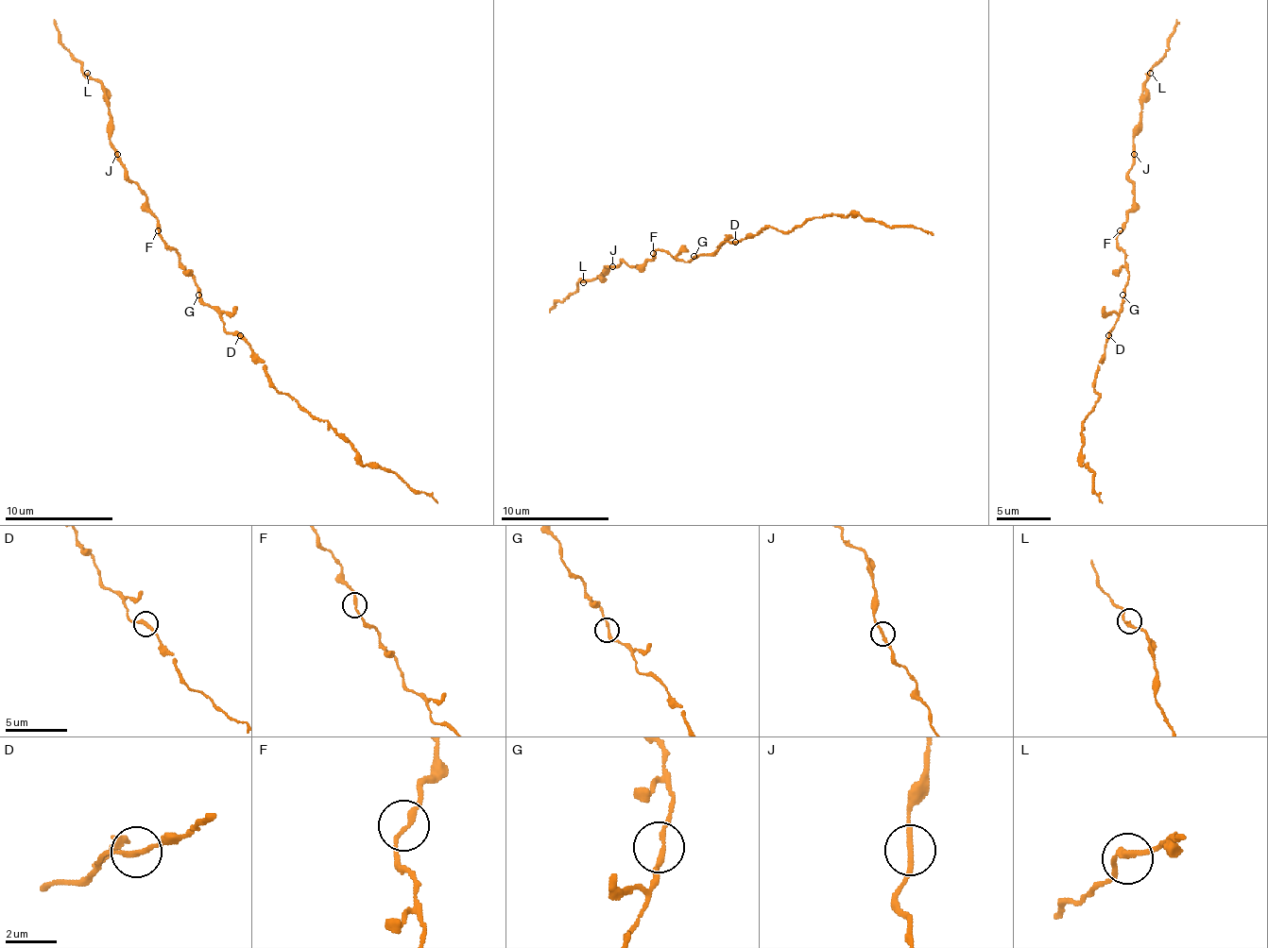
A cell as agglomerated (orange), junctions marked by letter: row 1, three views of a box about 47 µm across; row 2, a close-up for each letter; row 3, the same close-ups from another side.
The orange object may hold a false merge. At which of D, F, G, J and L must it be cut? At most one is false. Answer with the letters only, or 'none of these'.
none of these

